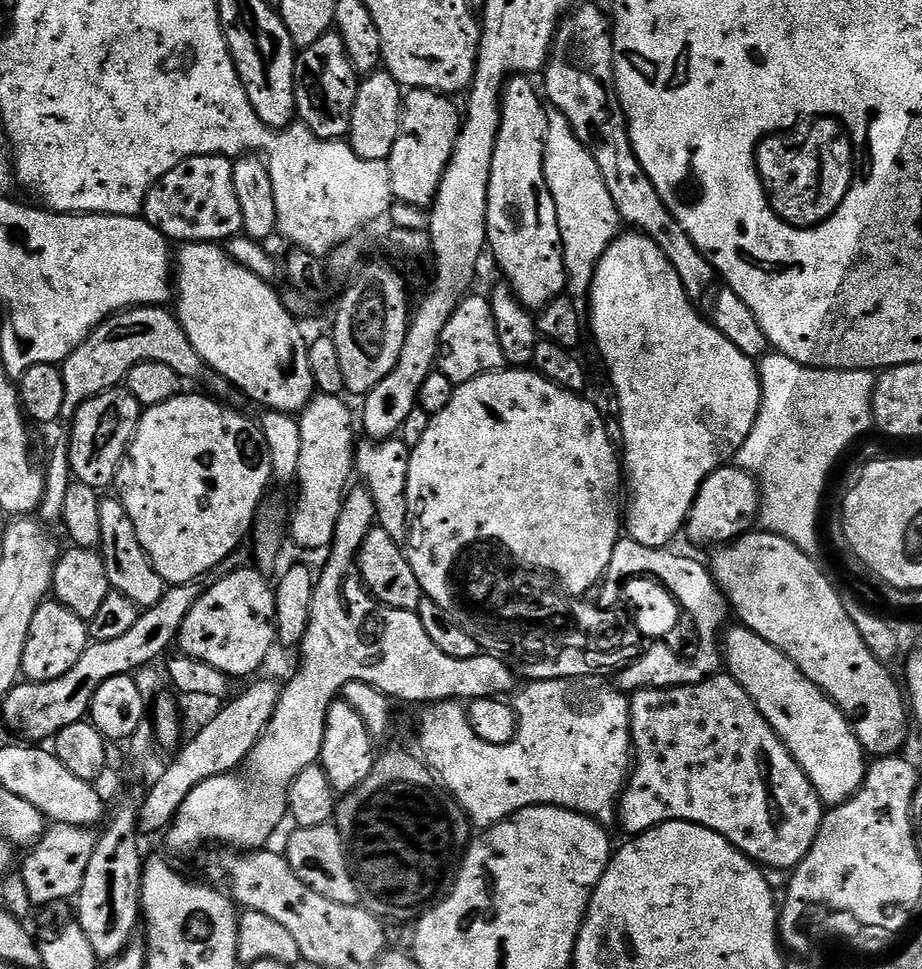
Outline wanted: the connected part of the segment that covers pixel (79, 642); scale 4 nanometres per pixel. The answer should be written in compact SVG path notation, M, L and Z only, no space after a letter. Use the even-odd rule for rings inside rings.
M55 598L45 599L34 614L34 622L30 622L20 667L23 679L37 684L54 678L62 678L62 674L66 674L66 670L70 670L70 666L74 666L74 662L82 658L89 643L87 623L82 618L78 618L74 610L59 604Z

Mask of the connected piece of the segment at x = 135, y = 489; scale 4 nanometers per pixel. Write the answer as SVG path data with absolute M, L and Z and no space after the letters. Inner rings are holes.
M181 394L140 413L126 457L132 468L125 467L118 477L118 498L126 506L126 514L130 514L130 522L134 522L142 550L146 550L165 585L204 578L200 576L211 573L227 556L233 555L244 535L247 537L253 531L256 515L265 503L268 483L272 484L274 477L261 425L255 419L247 420L244 414L208 394Z

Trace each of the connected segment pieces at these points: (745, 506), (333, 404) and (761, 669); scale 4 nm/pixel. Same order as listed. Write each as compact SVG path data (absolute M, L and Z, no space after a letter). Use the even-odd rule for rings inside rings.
M739 466L714 470L702 482L688 515L686 536L696 544L723 546L740 539L757 523L760 514L760 486L756 477ZM752 524L752 525L751 525Z
M313 395L312 401L299 413L301 453L295 483L300 483L296 513L290 516L290 536L300 548L327 549L334 538L345 493L354 476L358 439L352 433L354 413L340 396Z
M729 627L722 636L722 656L726 661L727 675L733 676L744 687L746 694L750 694L760 713L768 720L768 725L780 735L781 742L790 750L806 778L810 778L814 790L820 796L820 803L825 806L844 804L864 785L866 771L866 753L852 732L848 719L813 680L806 679L800 667L790 658L786 658L786 654L754 634L751 628L735 627Z

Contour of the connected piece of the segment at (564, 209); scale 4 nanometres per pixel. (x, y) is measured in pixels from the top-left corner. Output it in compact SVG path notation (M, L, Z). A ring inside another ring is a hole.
M555 110L548 113L548 136L544 140L544 173L546 186L550 186L550 194L554 198L554 210L558 210L558 230L562 234L566 266L566 292L572 298L584 298L592 289L592 279L602 254L606 254L617 236L621 235L622 221L614 206L614 198L610 198L610 190L606 190L606 182L602 182L602 170L598 170L598 162L594 162L590 150L586 150L584 143L574 134L566 117Z

